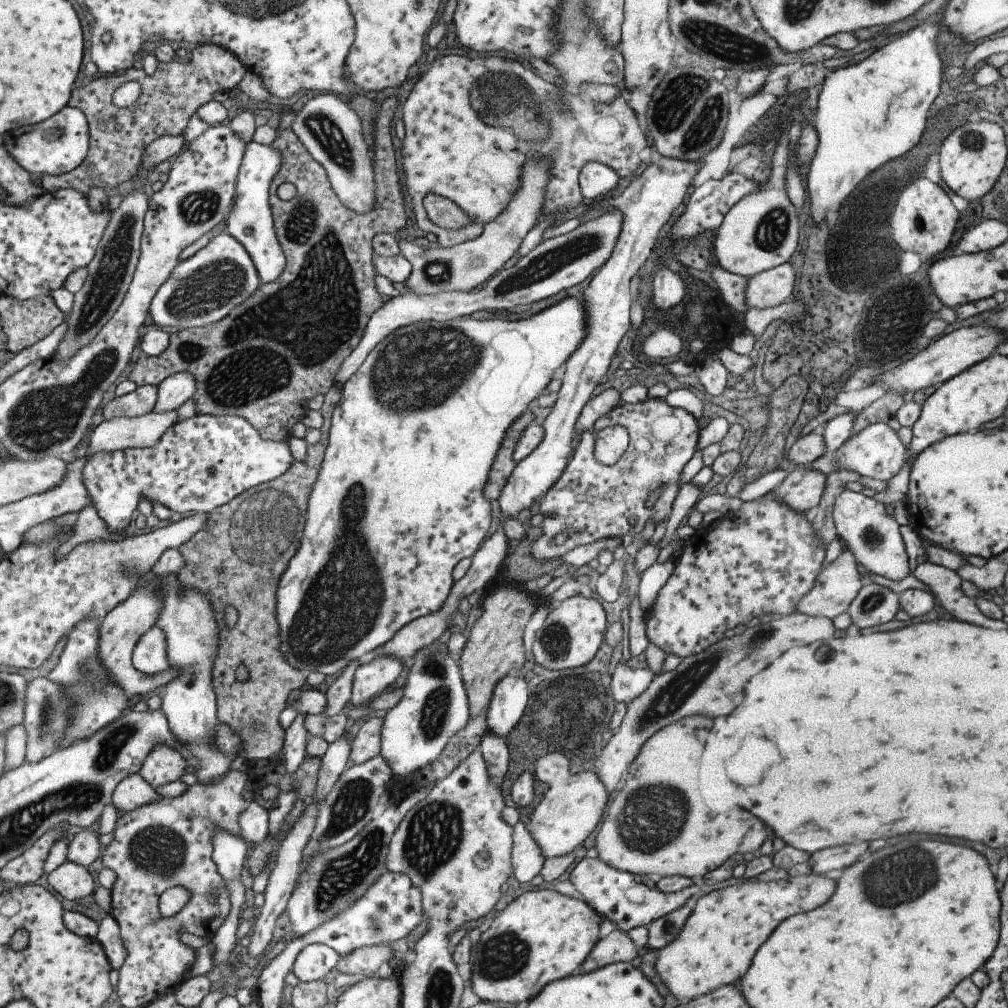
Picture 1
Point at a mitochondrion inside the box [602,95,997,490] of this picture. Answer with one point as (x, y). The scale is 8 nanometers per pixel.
(907, 319)

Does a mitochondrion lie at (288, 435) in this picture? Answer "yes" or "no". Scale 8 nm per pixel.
no

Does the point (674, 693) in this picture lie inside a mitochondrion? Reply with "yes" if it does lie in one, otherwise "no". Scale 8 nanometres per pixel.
yes

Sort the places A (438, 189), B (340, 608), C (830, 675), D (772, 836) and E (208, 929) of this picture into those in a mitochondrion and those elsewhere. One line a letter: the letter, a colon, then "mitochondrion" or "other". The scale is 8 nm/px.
A: other
B: mitochondrion
C: other
D: other
E: other

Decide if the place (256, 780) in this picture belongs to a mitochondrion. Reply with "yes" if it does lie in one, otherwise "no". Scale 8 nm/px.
no

